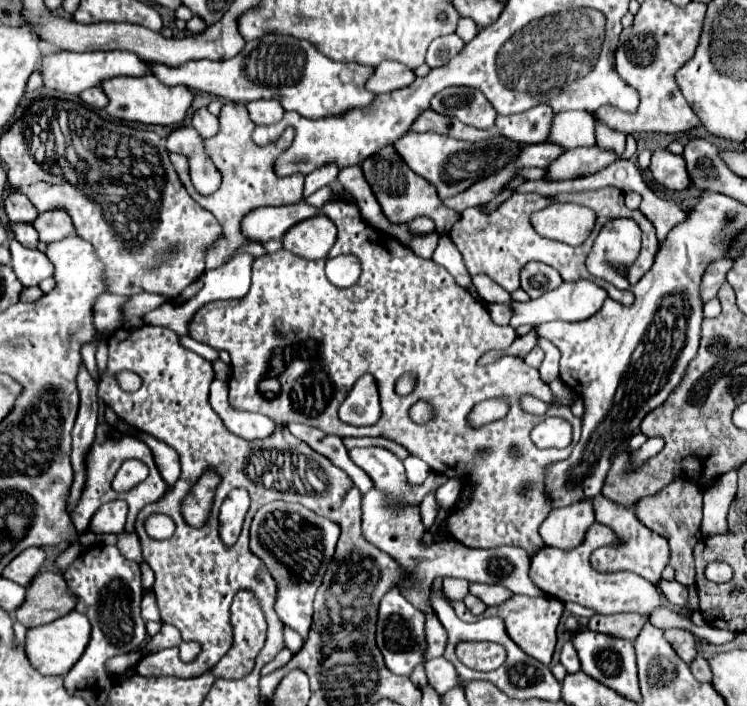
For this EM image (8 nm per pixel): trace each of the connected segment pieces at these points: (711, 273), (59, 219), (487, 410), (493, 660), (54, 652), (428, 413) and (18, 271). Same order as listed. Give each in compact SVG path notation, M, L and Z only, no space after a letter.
M723 257L723 259L717 259L717 261L711 261L711 265L707 265L707 273L703 273L703 281L701 281L701 297L703 297L703 303L711 301L719 287L725 283L725 275L727 271L731 269L731 259Z
M51 211L51 213L41 213L33 227L39 233L39 239L43 243L53 243L61 241L69 235L73 235L75 227L71 223L71 217L65 211Z
M497 397L497 399L487 399L483 403L479 403L473 411L471 411L471 417L469 421L477 427L481 427L483 423L489 423L489 421L495 421L495 419L501 419L505 413L507 413L509 405L507 405L507 399L505 397Z
M491 641L459 642L455 649L461 663L479 671L493 671L506 659L505 649L499 643Z
M71 611L69 615L61 617L59 621L29 629L27 639L25 639L25 651L27 651L31 665L39 673L67 675L67 669L71 669L71 665L75 665L75 661L79 661L79 657L83 655L83 649L87 647L89 639L91 639L91 623L87 621L87 617L83 617L83 613Z
M417 401L411 409L409 409L409 417L411 421L417 423L427 423L433 419L433 407L427 401Z
M19 241L9 243L11 249L11 267L15 269L15 275L23 283L23 287L39 285L43 279L53 277L53 265L51 261L37 249L27 249L19 245Z

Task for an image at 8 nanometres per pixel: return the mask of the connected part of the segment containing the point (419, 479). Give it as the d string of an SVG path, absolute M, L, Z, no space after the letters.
M409 455L405 461L405 473L407 473L407 481L411 485L421 484L430 474L430 467L419 457Z

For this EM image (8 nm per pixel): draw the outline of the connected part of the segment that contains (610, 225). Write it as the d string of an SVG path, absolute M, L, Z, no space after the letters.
M611 219L599 231L595 245L586 258L587 271L609 281L617 289L627 289L627 279L621 277L609 263L633 263L641 247L641 229L633 219Z

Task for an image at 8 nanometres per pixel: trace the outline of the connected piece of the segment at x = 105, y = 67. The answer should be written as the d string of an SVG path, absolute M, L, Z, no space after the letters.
M61 51L43 59L43 83L49 89L59 91L59 95L73 97L85 89L97 87L111 77L145 77L151 75L151 65L131 51L105 51L105 53L71 53Z

